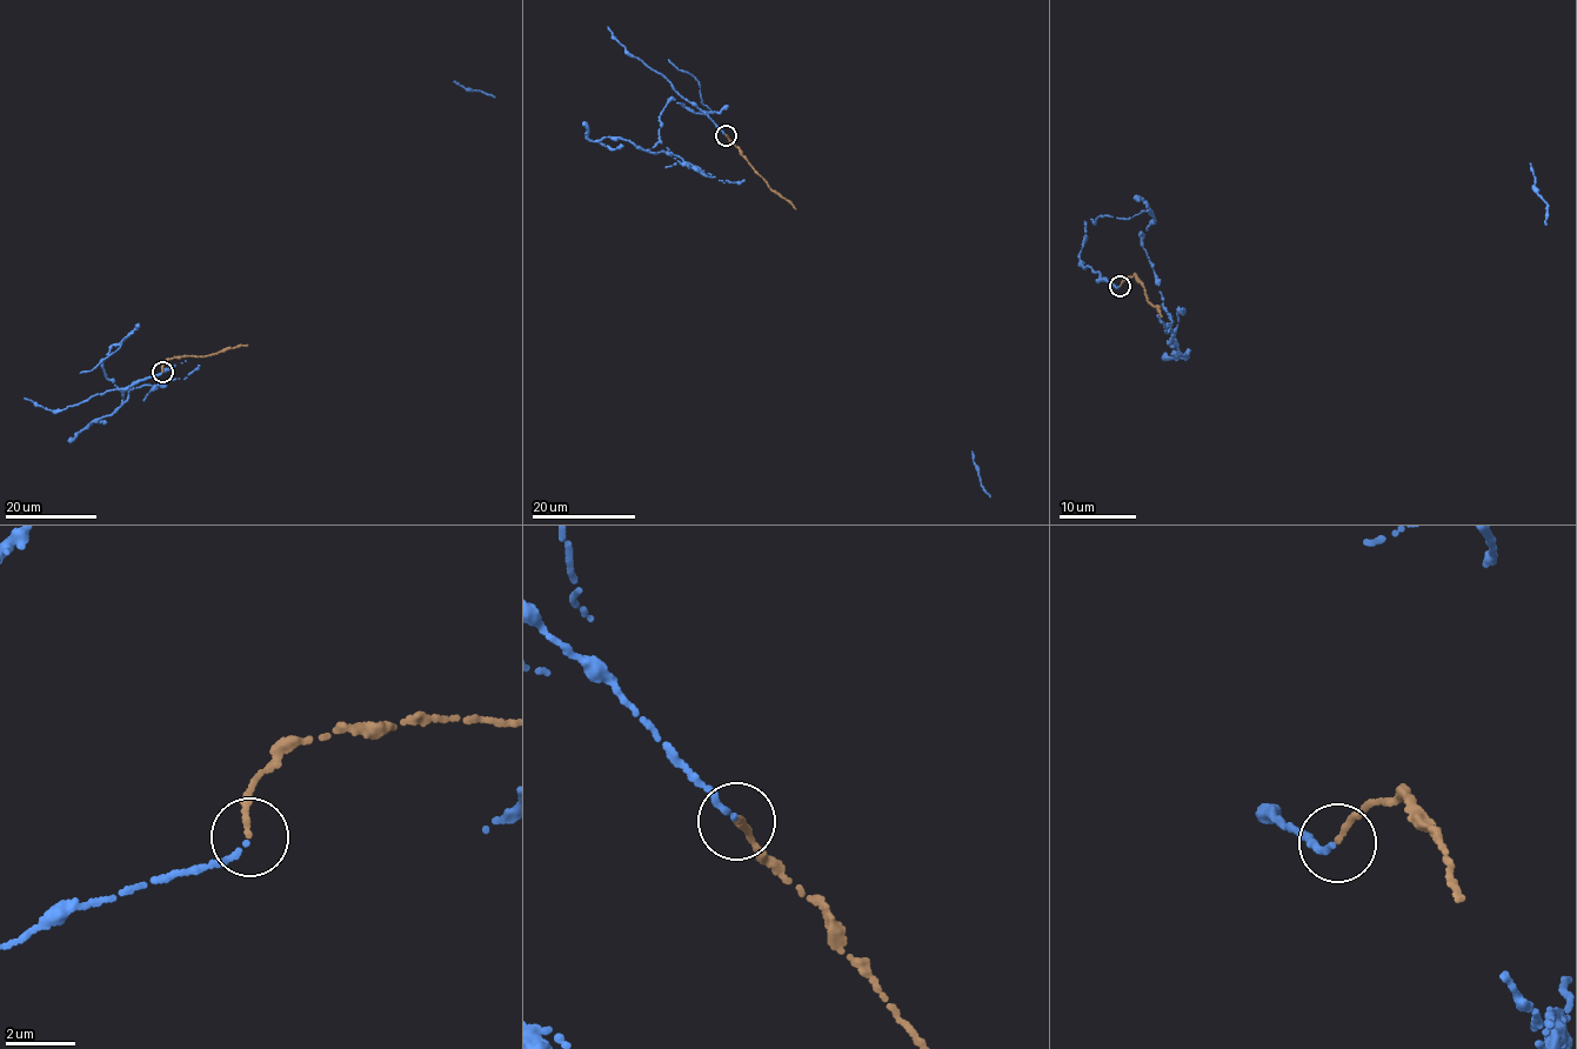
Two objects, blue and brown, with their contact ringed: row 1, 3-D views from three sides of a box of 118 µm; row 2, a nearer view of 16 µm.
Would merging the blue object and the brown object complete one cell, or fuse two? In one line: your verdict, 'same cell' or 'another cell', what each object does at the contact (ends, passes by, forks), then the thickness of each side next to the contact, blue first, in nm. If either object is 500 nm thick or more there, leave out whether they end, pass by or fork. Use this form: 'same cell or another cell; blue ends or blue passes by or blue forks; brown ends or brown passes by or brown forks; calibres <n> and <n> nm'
same cell; blue ends; brown ends; calibres 170 and 180 nm

